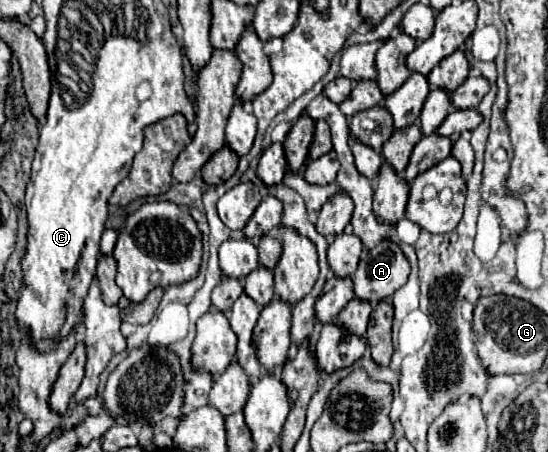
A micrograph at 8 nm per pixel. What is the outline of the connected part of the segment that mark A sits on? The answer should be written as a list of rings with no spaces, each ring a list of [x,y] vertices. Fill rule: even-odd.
[[[383,241],[371,251],[363,251],[359,269],[351,275],[355,299],[369,301],[371,305],[389,299],[407,283],[409,271],[409,263],[399,245],[391,241]]]

